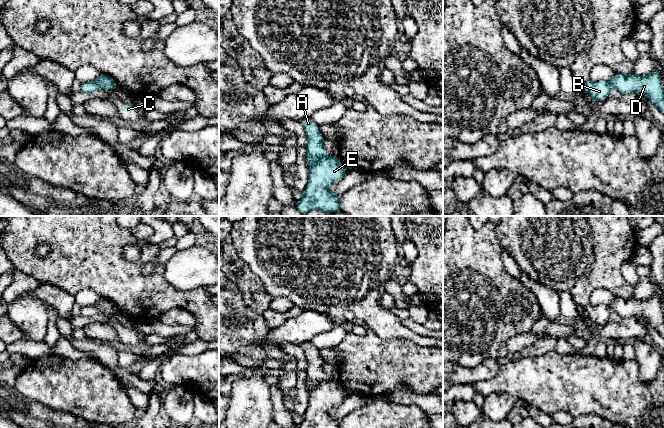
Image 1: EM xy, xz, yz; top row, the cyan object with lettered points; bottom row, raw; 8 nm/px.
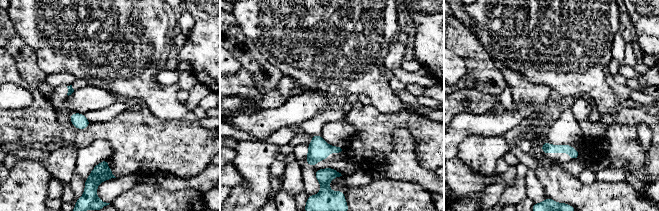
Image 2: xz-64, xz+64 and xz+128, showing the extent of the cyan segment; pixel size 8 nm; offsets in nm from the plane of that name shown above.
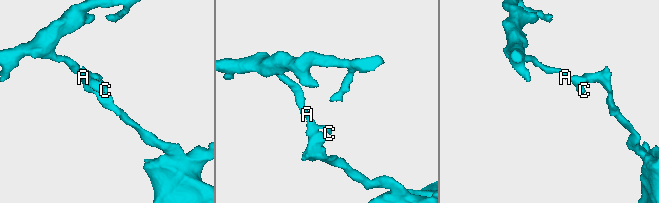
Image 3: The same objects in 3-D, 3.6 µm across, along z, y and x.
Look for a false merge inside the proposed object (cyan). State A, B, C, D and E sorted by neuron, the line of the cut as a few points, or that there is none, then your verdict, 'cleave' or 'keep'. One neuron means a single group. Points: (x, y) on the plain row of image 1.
A B C / D E | xz (324, 380), (310, 391) | cleave

